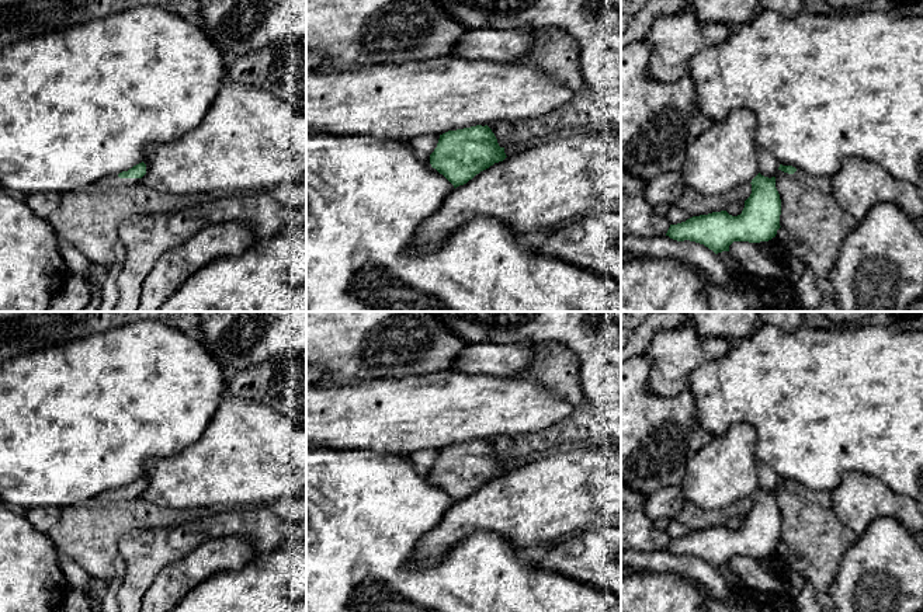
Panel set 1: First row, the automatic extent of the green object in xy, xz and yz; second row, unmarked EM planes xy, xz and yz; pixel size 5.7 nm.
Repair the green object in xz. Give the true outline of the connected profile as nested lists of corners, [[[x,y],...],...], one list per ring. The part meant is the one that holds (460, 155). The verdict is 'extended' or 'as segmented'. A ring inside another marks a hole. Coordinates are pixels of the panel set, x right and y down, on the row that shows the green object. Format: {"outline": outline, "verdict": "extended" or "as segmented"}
{"outline": [[[476,125],[440,135],[430,164],[457,188],[506,157],[492,129]]], "verdict": "as segmented"}

